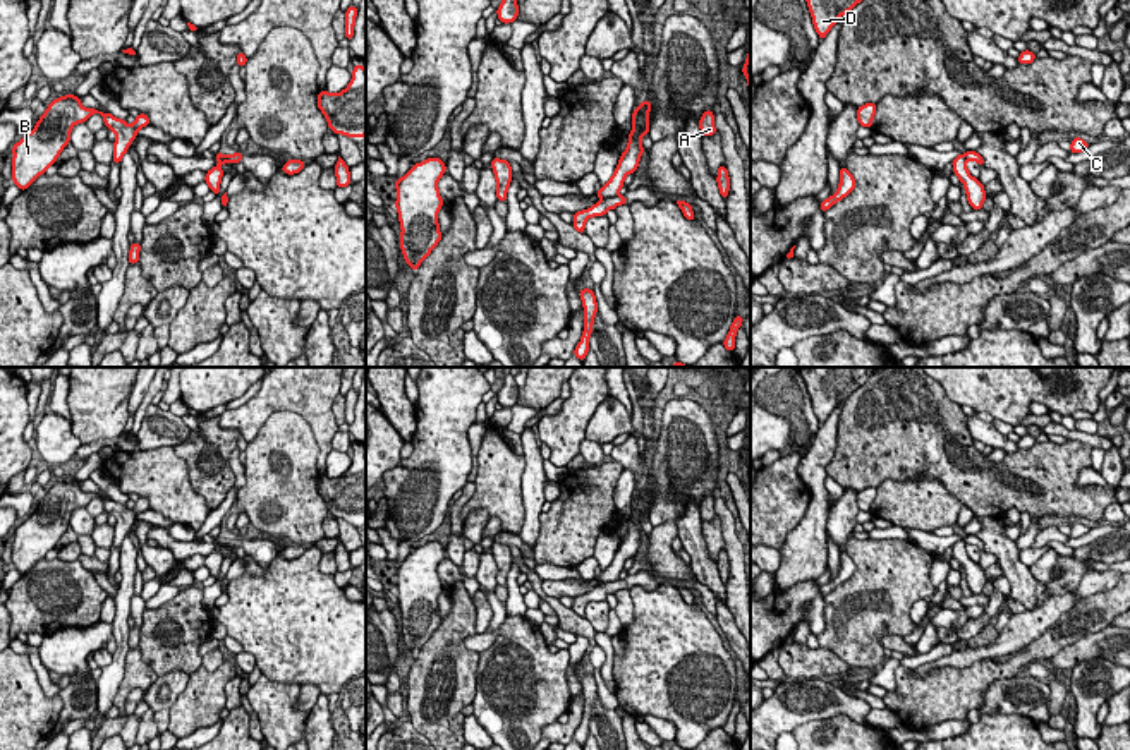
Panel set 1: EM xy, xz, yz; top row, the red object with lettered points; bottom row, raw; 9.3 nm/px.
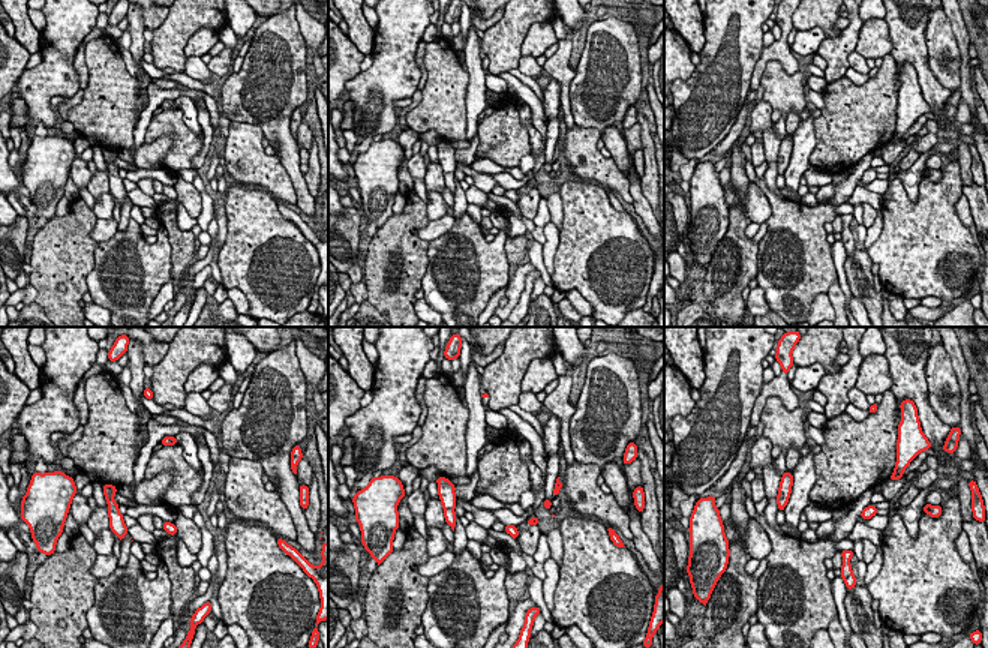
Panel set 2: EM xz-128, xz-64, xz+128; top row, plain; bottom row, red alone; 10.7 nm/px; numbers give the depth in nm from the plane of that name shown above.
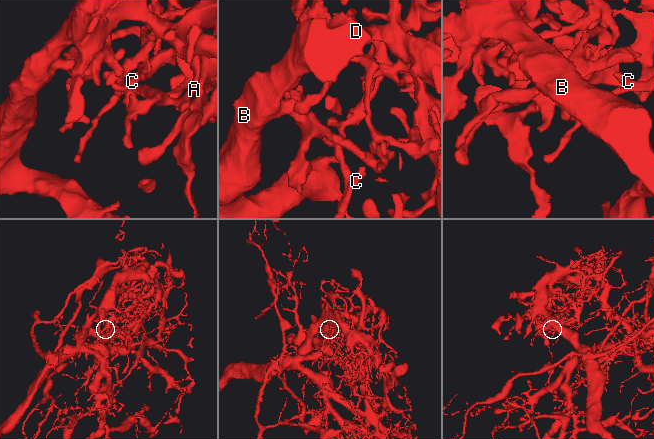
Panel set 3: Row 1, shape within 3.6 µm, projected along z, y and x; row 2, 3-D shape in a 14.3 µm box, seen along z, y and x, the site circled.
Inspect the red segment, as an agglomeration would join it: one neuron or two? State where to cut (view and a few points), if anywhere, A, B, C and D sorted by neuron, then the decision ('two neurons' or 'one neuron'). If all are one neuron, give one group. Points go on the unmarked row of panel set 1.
cut xz (617, 579), (601, 582); groups A B D / C; two neurons

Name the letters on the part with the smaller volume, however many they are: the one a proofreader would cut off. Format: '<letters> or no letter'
C

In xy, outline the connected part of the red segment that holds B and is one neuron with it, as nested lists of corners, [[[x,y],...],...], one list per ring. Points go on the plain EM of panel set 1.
[[[74,479],[53,484],[36,511],[12,530],[12,566],[26,575],[39,559],[43,559],[70,527],[70,515],[76,508],[86,506],[93,498],[103,501],[105,511],[115,517],[113,547],[120,547],[137,515],[149,510],[149,501],[139,498],[129,510],[125,505],[103,498],[96,493],[84,493],[81,482]]]

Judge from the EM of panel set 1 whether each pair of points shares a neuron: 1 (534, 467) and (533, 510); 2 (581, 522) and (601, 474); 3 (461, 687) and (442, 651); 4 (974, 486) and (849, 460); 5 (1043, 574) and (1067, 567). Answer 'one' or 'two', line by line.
1: one
2: one
3: one
4: one
5: two

